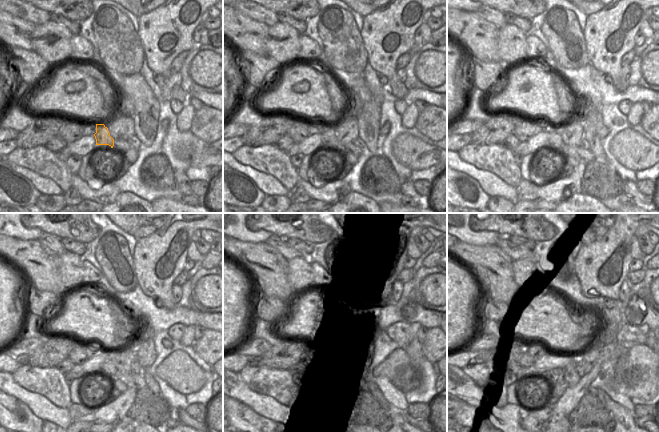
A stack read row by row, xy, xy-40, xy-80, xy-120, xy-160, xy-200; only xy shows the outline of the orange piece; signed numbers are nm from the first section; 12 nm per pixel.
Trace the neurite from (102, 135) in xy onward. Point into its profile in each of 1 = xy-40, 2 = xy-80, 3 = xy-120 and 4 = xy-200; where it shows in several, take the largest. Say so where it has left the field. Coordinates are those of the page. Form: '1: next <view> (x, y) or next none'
1: next xy-40 (329, 140)
2: next xy-80 (555, 142)
3: next xy-120 (108, 368)
4: next xy-200 (556, 376)

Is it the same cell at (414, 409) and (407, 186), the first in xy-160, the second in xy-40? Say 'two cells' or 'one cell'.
two cells

